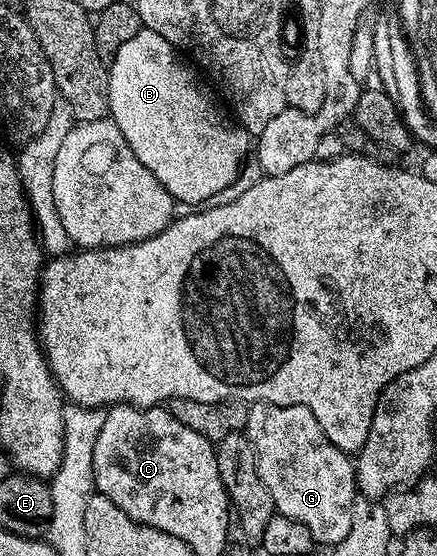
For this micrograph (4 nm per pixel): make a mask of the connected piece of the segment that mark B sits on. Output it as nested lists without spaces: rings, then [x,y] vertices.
[[[143,29],[119,48],[108,68],[109,115],[113,123],[119,125],[123,137],[127,137],[131,153],[151,169],[155,181],[171,193],[174,201],[205,205],[215,193],[223,193],[237,182],[237,174],[247,159],[245,154],[251,151],[251,136],[216,98],[209,96],[208,89],[197,80],[198,72],[182,58],[177,48],[159,37],[159,33]]]

